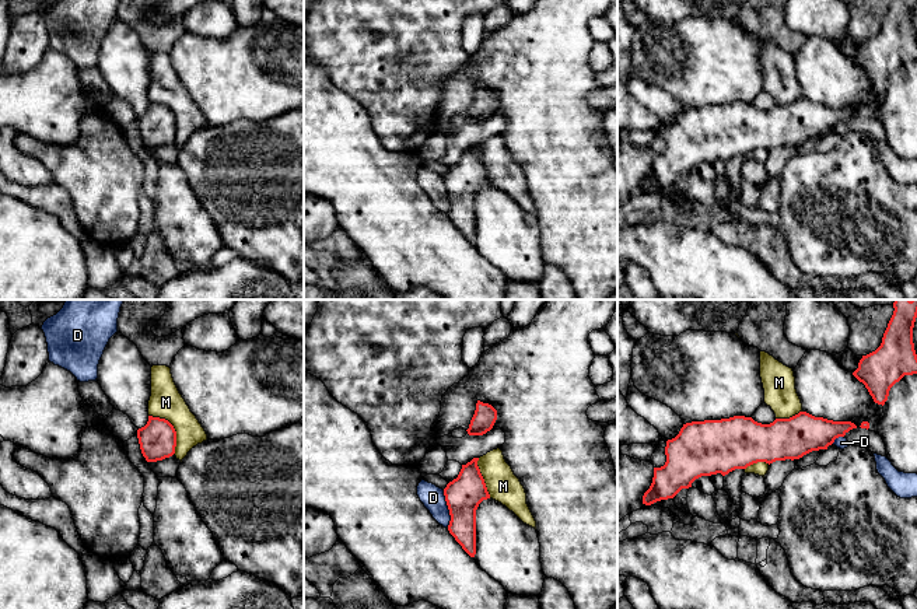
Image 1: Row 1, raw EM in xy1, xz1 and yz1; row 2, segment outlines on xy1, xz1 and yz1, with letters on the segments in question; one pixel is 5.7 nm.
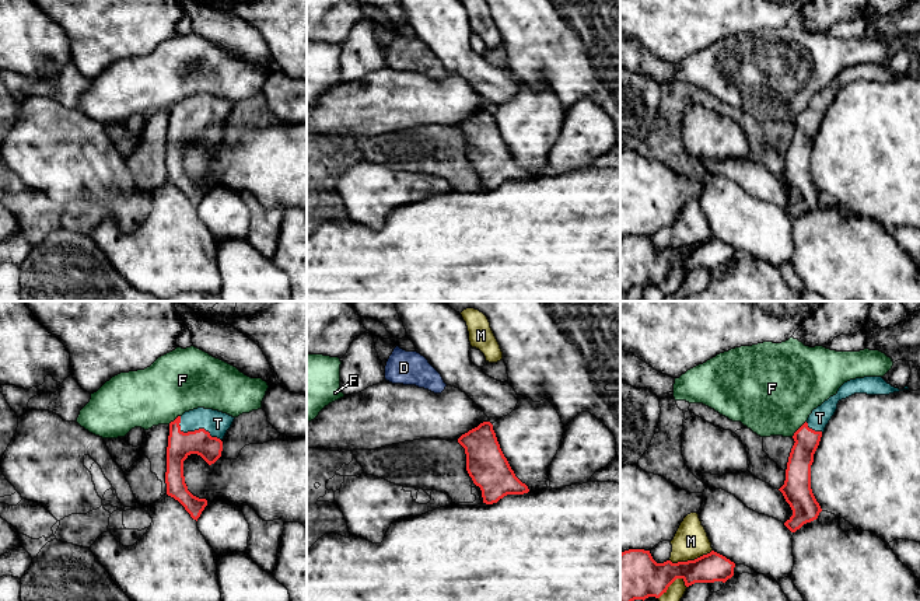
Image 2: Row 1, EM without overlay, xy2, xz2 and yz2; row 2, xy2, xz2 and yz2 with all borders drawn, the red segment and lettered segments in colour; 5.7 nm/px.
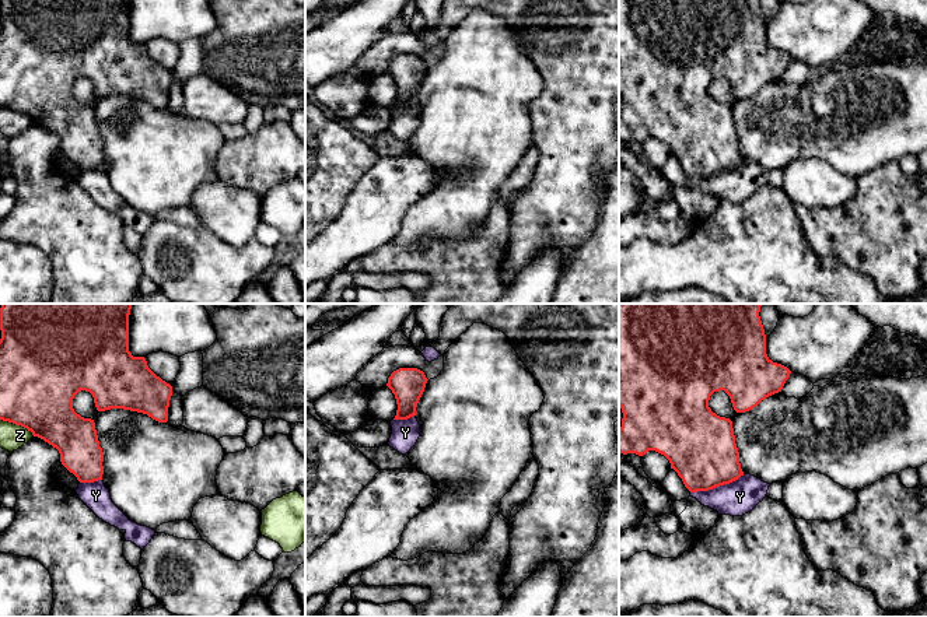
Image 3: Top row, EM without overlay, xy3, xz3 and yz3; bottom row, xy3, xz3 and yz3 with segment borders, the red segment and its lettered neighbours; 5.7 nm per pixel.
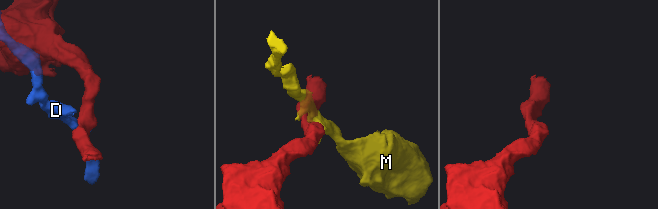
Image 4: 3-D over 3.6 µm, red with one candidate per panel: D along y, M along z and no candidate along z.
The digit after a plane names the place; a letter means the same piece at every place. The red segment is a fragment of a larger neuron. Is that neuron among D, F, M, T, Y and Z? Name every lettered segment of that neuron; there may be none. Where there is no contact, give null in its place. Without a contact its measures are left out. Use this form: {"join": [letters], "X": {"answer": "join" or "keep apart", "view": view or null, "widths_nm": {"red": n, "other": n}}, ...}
{"join": ["T"], "D": {"answer": "keep apart", "view": "xz1", "widths_nm": {"red": 200, "other": 130}}, "F": {"answer": "keep apart", "view": "yz2", "widths_nm": {"red": 140, "other": 480}}, "M": {"answer": "keep apart", "view": "xy1", "widths_nm": {"red": 220, "other": 190}}, "T": {"answer": "join", "view": "xy2", "widths_nm": {"red": 150, "other": 140}}, "Y": {"answer": "keep apart", "view": "yz3", "widths_nm": {"red": 400, "other": 200}}, "Z": {"answer": "keep apart", "view": "xy3", "widths_nm": {"red": 440, "other": 140}}}

